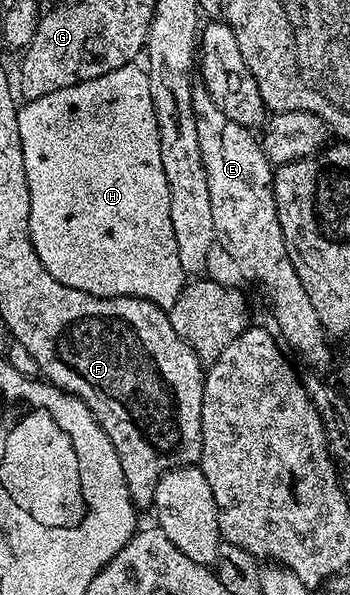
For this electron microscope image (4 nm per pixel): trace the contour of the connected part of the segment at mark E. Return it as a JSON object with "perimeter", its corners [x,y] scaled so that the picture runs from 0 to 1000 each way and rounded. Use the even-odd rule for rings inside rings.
{"perimeter":[[[586,150],[554,151],[554,190],[566,203],[566,240],[577,244],[577,271],[583,289],[594,299],[600,318],[600,358],[611,363],[611,385],[626,413],[651,420],[651,429],[711,462],[743,474],[743,482],[766,489],[766,503],[777,508],[777,523],[789,528],[789,543],[800,548],[797,561],[811,561],[809,575],[826,585],[857,590],[874,608],[897,617],[937,617],[949,610],[949,590],[937,585],[940,565],[926,555],[920,539],[909,539],[909,524],[886,506],[886,492],[874,492],[874,479],[863,479],[863,466],[851,466],[851,452],[829,439],[829,425],[817,418],[817,405],[806,395],[806,378],[794,371],[789,350],[789,316],[777,308],[783,276],[766,267],[746,235],[731,234],[711,215],[680,210],[606,166],[606,158]]]}

